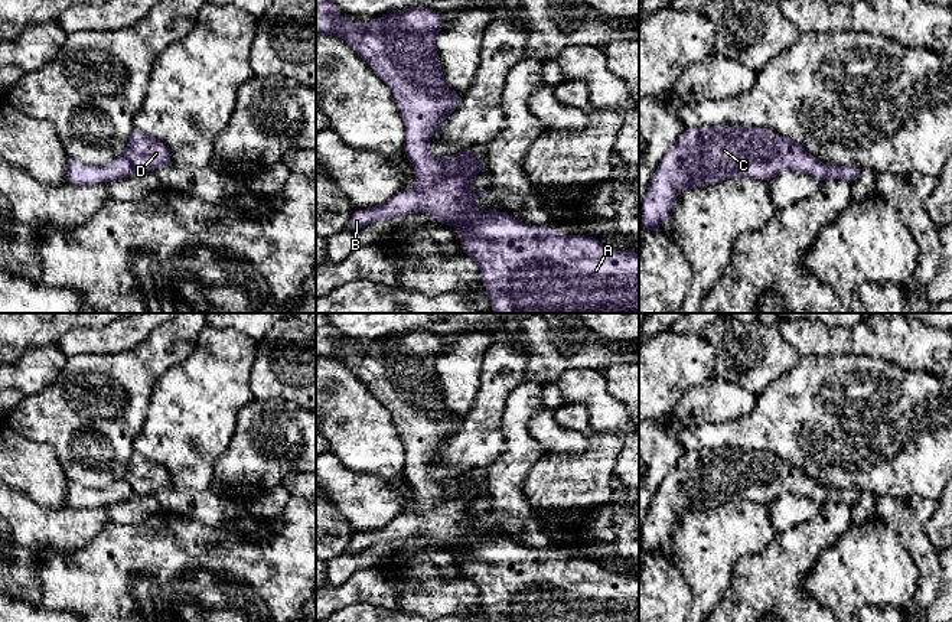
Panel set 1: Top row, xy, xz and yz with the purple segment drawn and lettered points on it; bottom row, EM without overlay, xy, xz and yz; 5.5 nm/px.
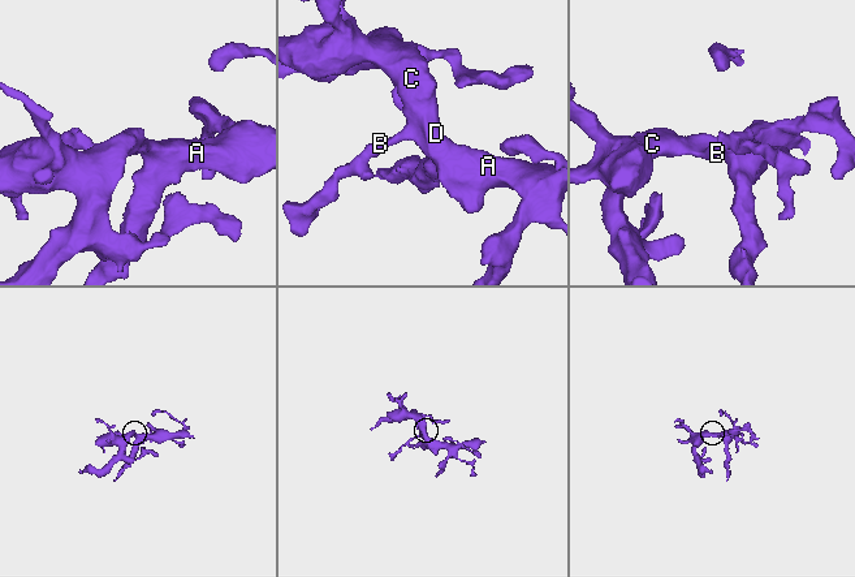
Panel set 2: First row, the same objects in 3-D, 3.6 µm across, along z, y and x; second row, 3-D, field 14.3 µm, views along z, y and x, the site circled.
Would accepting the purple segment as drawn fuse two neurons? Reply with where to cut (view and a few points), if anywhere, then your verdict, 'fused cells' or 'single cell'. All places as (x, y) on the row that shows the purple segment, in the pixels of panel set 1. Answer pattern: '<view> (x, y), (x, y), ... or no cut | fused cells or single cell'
no cut | single cell

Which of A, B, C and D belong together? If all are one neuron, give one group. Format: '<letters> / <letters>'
A B C D

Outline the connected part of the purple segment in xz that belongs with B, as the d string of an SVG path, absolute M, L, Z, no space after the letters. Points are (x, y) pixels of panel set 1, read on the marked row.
M316 0L316 35L343 39L392 91L405 124L402 150L415 169L413 188L402 189L375 208L356 209L346 228L356 229L381 219L415 212L436 216L437 224L456 225L462 251L479 264L480 283L488 290L493 313L639 313L639 253L607 247L590 235L561 235L550 227L526 225L495 208L482 212L476 208L476 202L485 192L473 193L470 183L482 172L485 162L470 153L472 146L443 159L430 154L430 136L459 108L463 98L462 94L449 89L444 82L444 72L434 46L436 36L443 27L443 17L427 7L392 12L356 26L345 20L330 0Z

